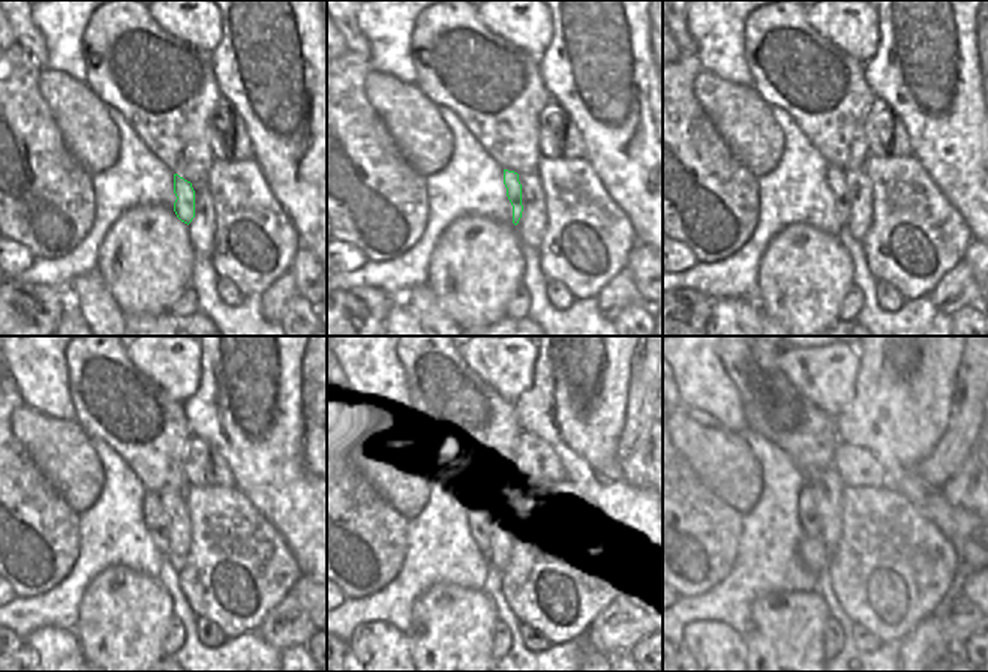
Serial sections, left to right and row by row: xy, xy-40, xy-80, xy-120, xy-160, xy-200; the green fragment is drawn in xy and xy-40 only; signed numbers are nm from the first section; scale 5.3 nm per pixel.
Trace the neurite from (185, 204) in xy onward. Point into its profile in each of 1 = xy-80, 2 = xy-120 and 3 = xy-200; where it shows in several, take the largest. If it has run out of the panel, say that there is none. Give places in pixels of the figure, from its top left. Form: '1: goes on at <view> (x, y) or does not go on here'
1: goes on at xy-80 (835, 176)
2: goes on at xy-120 (155, 518)
3: goes on at xy-200 (807, 515)

